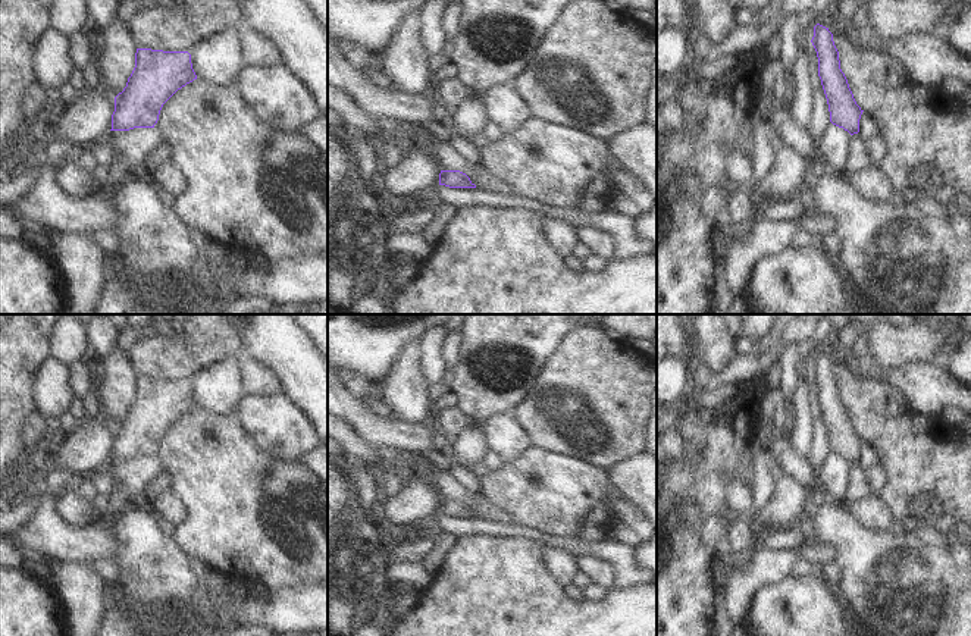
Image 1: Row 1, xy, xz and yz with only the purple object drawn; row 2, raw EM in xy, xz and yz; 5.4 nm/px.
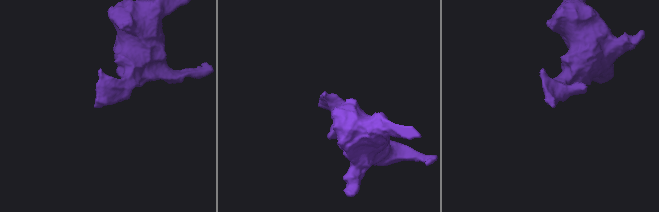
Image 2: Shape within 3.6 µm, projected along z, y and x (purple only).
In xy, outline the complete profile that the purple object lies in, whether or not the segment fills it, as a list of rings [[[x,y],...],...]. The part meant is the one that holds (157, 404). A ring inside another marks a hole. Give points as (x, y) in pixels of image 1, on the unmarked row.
[[[137,377],[135,397],[126,416],[115,426],[110,460],[129,460],[134,457],[154,457],[163,433],[182,416],[197,408],[188,380],[163,380]]]

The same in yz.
[[[817,353],[811,369],[818,386],[818,405],[827,427],[830,451],[851,464],[859,461],[862,438],[856,433],[840,398],[839,380],[829,357]]]

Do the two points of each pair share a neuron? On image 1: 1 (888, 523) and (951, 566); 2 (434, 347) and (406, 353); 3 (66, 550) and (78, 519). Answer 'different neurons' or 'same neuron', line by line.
1: different neurons
2: different neurons
3: different neurons

